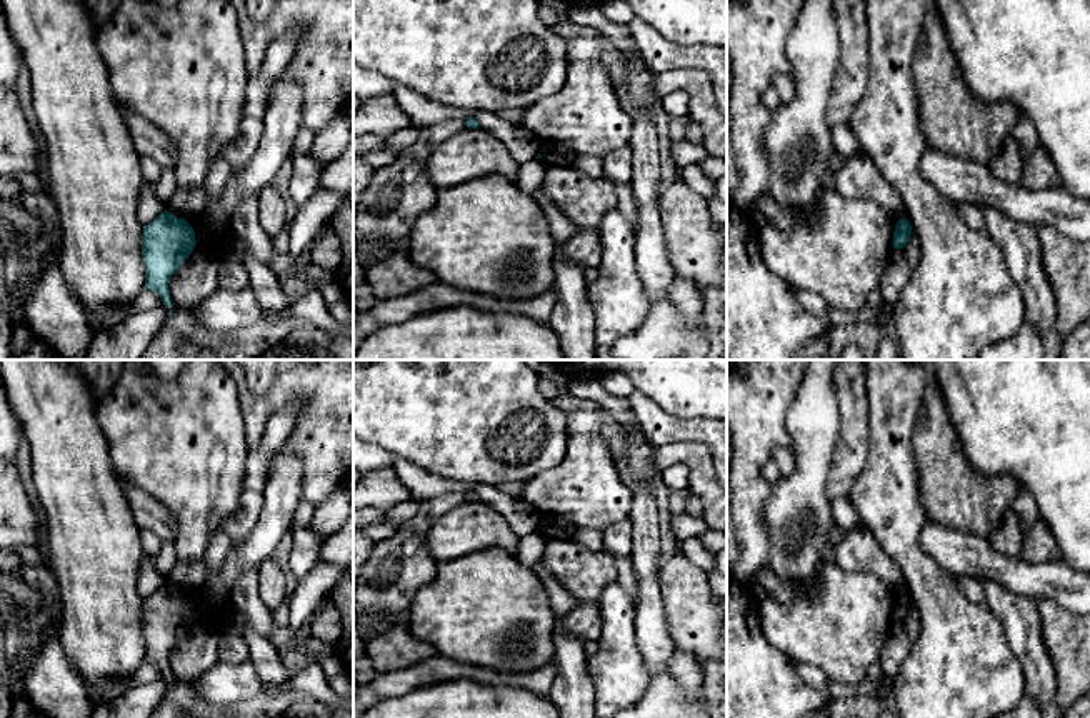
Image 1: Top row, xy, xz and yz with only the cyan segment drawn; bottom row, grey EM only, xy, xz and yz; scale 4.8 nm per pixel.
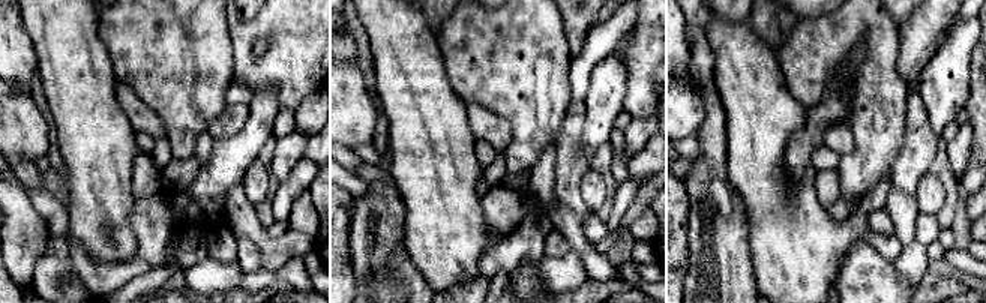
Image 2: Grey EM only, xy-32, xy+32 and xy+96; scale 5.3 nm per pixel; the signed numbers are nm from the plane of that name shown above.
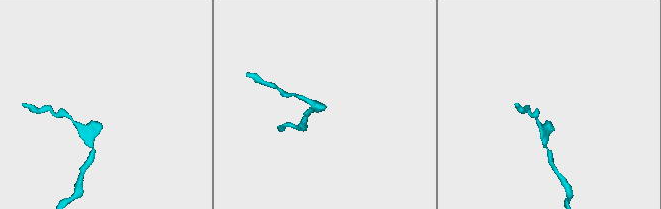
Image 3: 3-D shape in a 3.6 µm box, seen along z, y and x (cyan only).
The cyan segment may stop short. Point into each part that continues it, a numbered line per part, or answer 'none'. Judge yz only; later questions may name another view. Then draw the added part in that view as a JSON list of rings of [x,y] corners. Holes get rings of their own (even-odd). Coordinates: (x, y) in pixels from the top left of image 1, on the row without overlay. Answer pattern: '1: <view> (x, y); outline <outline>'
none

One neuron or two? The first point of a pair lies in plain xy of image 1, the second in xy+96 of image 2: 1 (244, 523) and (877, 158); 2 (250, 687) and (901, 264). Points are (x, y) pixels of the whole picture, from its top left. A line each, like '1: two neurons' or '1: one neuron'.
1: two neurons
2: one neuron

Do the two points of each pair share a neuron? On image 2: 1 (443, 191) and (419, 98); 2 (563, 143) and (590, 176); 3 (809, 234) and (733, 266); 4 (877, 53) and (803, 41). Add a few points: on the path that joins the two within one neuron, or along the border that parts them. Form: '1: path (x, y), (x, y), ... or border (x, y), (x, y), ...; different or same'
1: path (435, 168), (431, 158), (428, 120); same
2: border (590, 165), (581, 182), (581, 198), (586, 207); different
3: border (748, 224), (748, 249), (757, 287); different
4: path (872, 29), (866, 23), (833, 41), (827, 41); same

